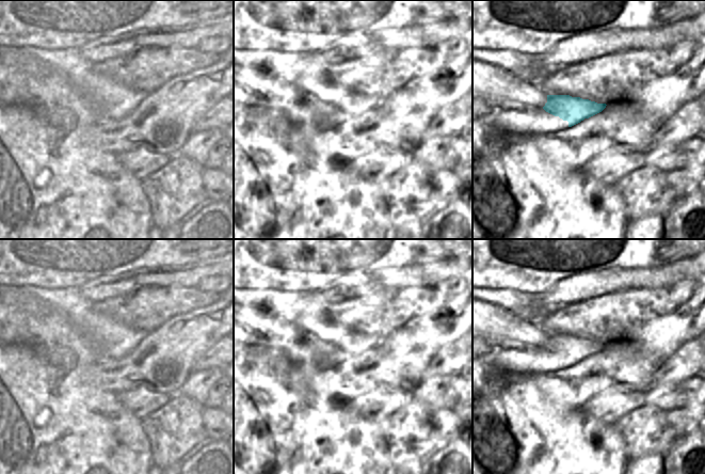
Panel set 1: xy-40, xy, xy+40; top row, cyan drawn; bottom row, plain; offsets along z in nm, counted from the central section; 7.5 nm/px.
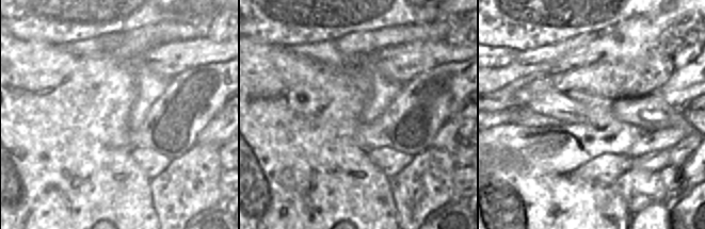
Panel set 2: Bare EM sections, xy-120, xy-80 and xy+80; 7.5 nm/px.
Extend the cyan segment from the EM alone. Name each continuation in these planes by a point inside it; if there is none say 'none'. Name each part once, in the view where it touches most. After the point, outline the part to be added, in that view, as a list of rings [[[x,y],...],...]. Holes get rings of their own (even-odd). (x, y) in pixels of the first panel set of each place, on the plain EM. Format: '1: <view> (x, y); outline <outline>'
1: xy+40 (489, 320); outline [[[472,298],[472,336],[484,338],[516,338],[527,345],[543,347],[547,333],[528,322],[527,317],[514,317],[506,309]]]

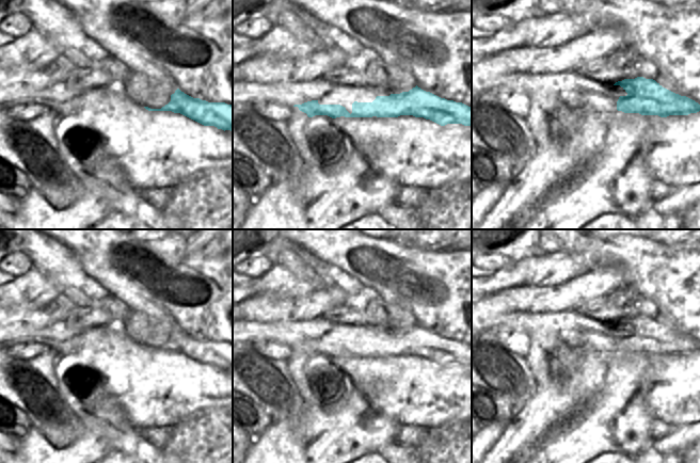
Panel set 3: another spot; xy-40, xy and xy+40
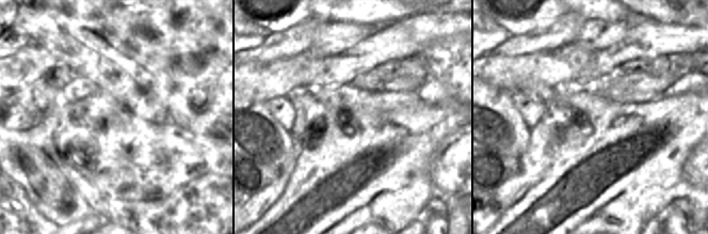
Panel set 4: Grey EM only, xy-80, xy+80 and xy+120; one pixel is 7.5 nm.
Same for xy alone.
1: xy (291, 332); outline [[[322,316],[313,320],[289,320],[271,324],[240,320],[233,322],[233,344],[238,341],[276,341],[292,346],[318,339],[331,325],[332,322]]]

